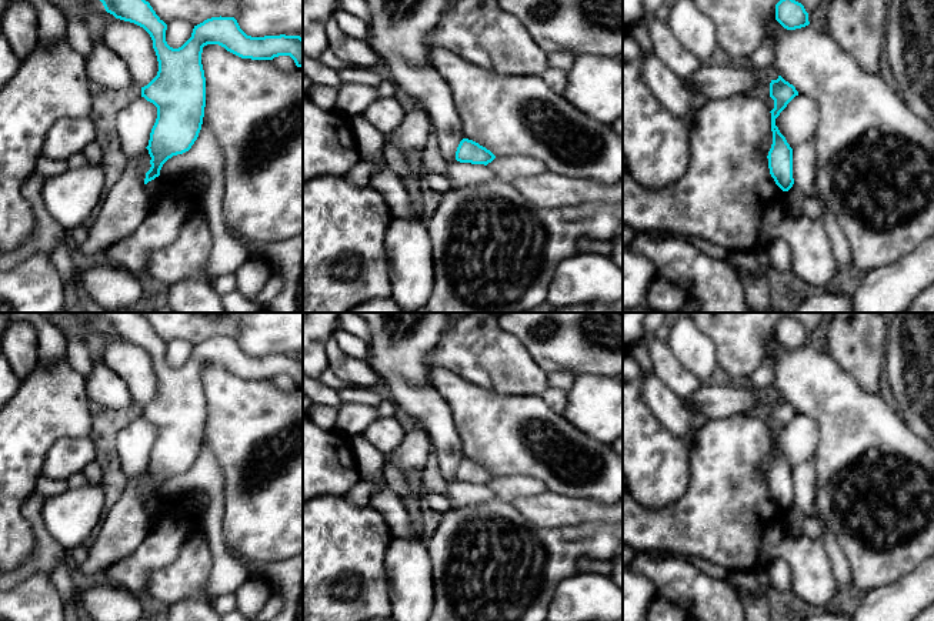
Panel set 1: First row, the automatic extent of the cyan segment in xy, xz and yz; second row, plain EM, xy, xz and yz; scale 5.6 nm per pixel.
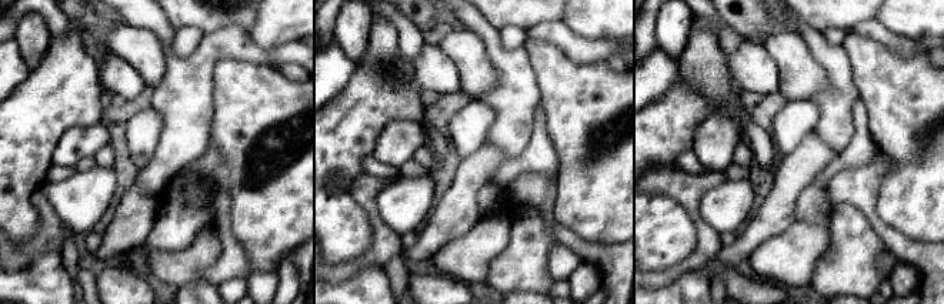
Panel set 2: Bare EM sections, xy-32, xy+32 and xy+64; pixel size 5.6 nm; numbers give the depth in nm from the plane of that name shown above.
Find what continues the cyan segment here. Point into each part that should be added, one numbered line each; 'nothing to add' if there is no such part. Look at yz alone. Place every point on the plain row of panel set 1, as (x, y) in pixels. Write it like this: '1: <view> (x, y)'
nothing to add

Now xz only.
nothing to add

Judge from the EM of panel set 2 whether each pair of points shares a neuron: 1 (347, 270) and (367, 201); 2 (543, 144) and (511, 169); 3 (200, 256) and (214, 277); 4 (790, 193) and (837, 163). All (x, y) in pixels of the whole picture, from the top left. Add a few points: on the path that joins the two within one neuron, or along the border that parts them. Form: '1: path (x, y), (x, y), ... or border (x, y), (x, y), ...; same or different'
1: path (366, 260), (379, 247), (379, 226), (376, 220); same
2: path (536, 152), (519, 164); same
3: border (219, 236), (222, 253), (203, 270), (202, 277); different
4: border (837, 154), (819, 171); different

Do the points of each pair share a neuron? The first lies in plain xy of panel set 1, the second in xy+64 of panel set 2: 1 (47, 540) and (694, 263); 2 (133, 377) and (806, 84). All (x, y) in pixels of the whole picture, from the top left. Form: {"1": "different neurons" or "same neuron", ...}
{"1": "same neuron", "2": "same neuron"}

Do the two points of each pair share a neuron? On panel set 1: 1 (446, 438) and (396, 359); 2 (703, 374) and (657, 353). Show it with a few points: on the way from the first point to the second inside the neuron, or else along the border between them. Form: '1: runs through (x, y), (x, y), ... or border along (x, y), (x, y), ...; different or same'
1: runs through (436, 418), (404, 386), (403, 379); same
2: border along (664, 341), (667, 349), (703, 383); different

